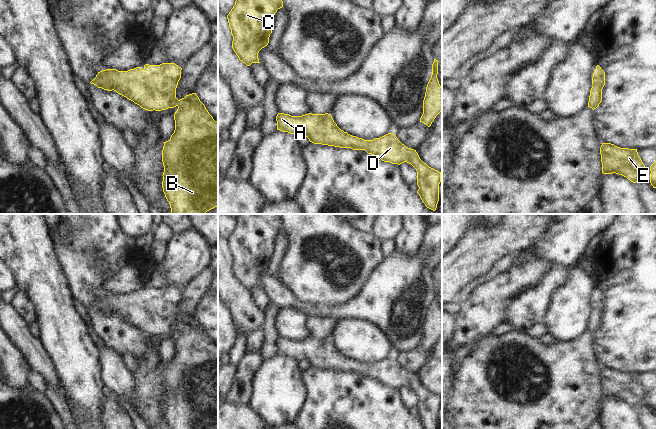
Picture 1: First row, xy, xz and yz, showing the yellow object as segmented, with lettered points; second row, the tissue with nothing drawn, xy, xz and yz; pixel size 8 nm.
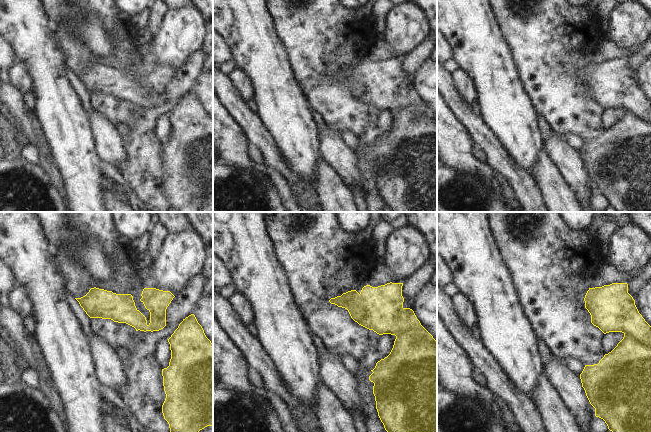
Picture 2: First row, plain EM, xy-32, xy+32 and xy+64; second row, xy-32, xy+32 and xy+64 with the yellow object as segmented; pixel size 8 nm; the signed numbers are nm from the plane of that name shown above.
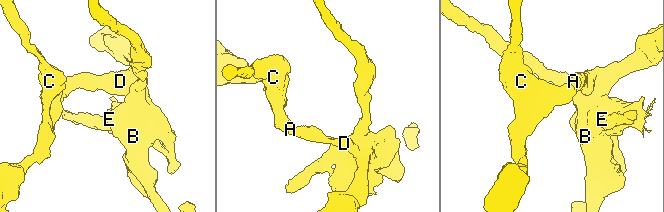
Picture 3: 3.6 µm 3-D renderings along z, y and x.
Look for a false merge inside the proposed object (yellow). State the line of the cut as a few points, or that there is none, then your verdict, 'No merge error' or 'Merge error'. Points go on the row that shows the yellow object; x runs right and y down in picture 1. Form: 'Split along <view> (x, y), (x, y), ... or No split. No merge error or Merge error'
No split. No merge error.

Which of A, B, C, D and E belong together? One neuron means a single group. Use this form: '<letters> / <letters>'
A B C D E

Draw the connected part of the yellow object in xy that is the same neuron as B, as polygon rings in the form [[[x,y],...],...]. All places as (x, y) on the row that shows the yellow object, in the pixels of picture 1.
[[[162,63],[160,65],[145,64],[143,70],[141,67],[128,71],[106,69],[98,72],[90,83],[104,90],[114,90],[148,111],[161,111],[178,107],[174,114],[174,133],[168,141],[163,142],[163,192],[170,204],[172,214],[206,214],[207,211],[218,207],[218,122],[209,114],[196,93],[186,95],[180,100],[176,98],[176,88],[181,78],[181,70],[182,68],[175,63]]]

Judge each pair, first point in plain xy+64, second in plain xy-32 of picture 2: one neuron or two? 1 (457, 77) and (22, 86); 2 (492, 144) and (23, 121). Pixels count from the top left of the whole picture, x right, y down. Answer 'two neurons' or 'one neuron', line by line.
1: one neuron
2: one neuron

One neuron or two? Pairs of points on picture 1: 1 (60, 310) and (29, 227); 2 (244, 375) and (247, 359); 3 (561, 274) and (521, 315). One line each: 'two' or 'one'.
1: one
2: one
3: one

